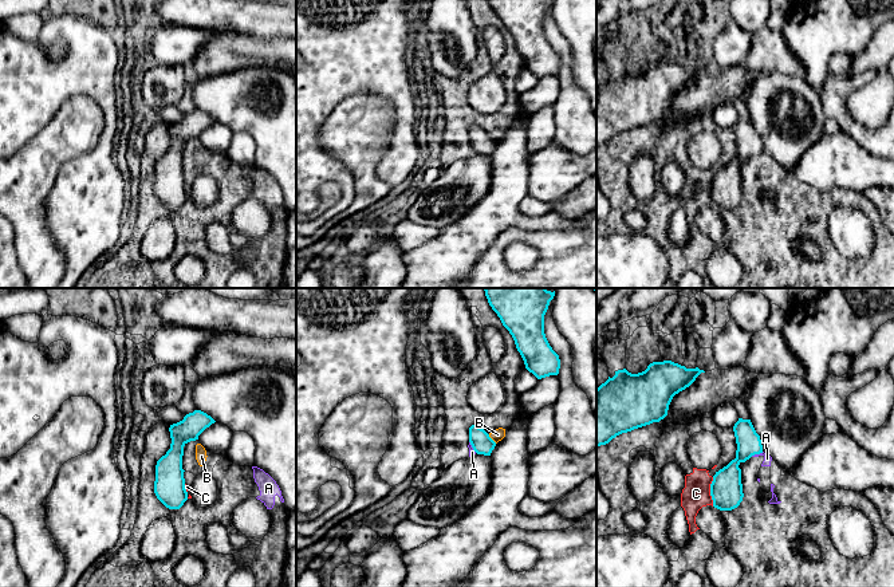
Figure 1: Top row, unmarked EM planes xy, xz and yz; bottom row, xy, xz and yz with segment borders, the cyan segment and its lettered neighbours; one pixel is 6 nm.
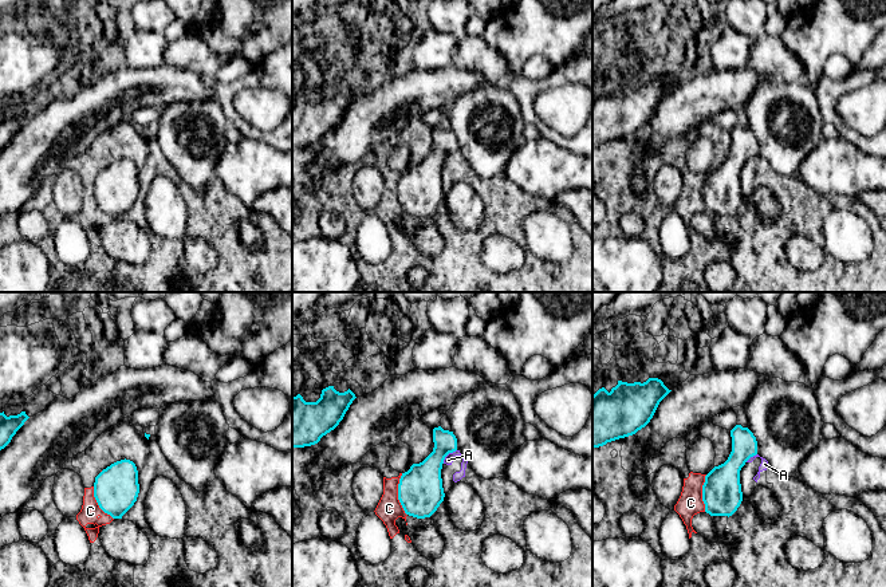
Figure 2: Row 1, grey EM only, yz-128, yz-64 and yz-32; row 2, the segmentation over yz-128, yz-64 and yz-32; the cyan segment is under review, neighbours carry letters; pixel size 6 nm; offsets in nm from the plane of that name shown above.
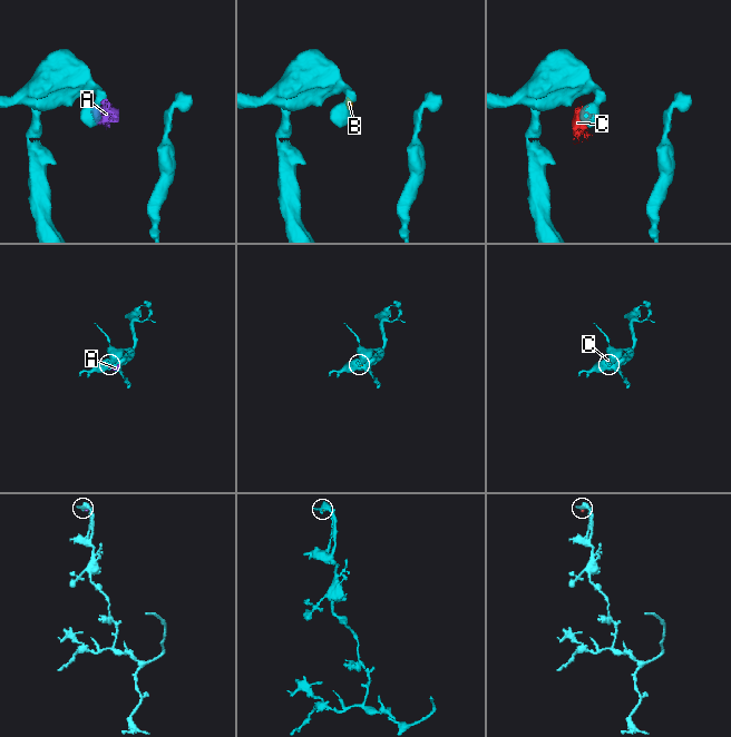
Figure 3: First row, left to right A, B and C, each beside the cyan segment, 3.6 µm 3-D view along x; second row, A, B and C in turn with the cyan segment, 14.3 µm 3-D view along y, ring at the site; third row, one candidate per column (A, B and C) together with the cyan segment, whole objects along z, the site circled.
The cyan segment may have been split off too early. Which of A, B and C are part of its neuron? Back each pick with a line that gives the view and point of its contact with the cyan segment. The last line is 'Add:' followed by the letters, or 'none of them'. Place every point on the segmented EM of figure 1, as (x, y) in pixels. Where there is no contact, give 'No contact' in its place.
Add: none of them

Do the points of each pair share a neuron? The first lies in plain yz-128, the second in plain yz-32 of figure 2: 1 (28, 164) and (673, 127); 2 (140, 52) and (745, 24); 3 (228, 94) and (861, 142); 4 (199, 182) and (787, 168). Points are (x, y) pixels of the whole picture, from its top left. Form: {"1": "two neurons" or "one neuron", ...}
{"1": "one neuron", "2": "one neuron", "3": "one neuron", "4": "one neuron"}

